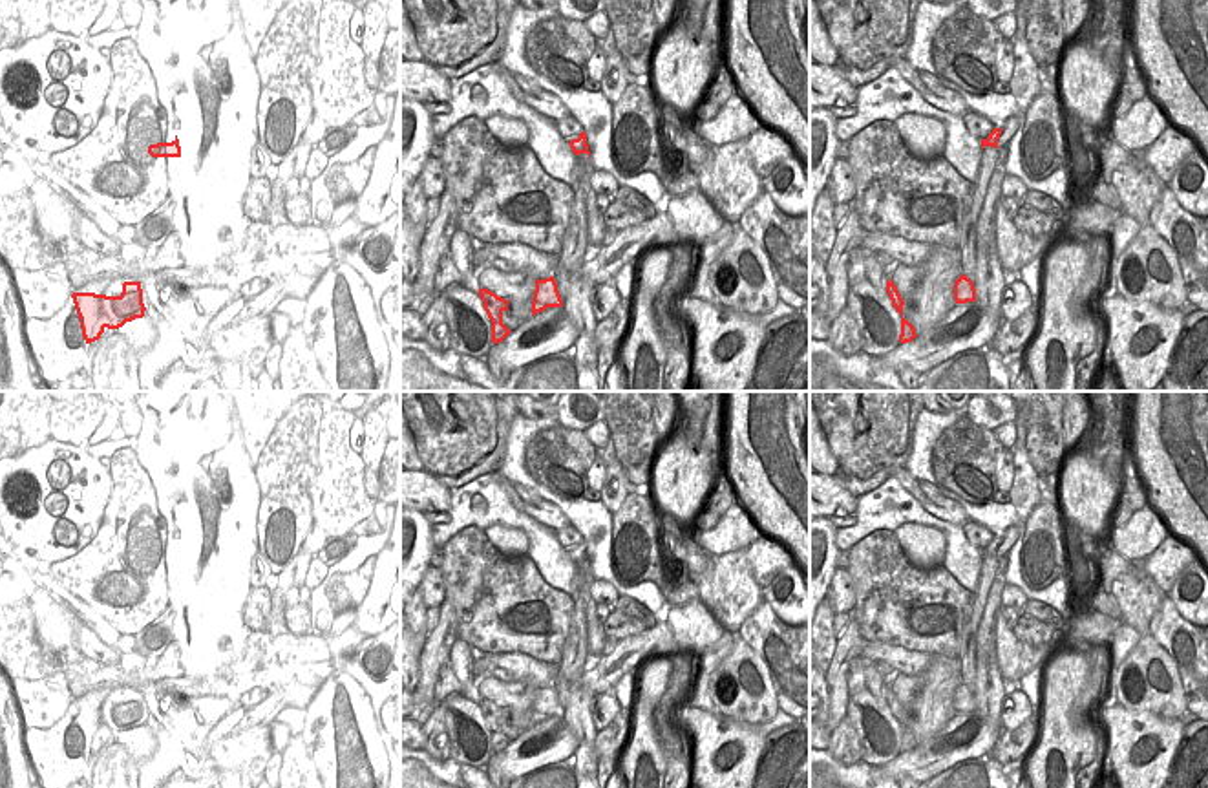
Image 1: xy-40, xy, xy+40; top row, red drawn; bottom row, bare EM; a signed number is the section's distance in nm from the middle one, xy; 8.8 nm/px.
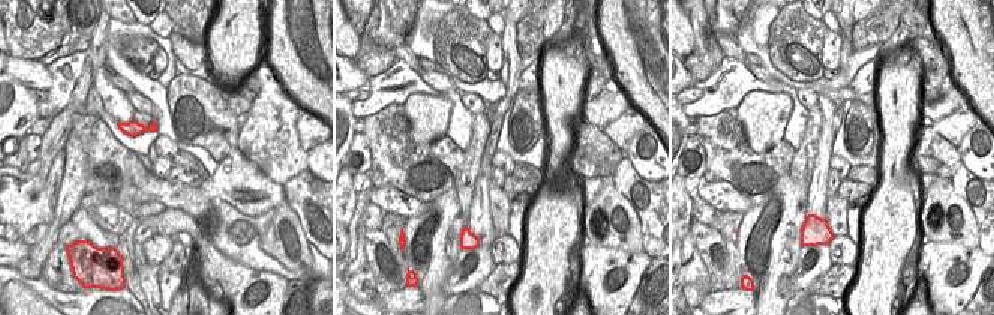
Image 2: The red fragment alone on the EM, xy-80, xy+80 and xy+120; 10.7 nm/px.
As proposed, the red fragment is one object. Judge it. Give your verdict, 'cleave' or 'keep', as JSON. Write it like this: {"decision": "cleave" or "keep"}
{"decision": "keep"}

